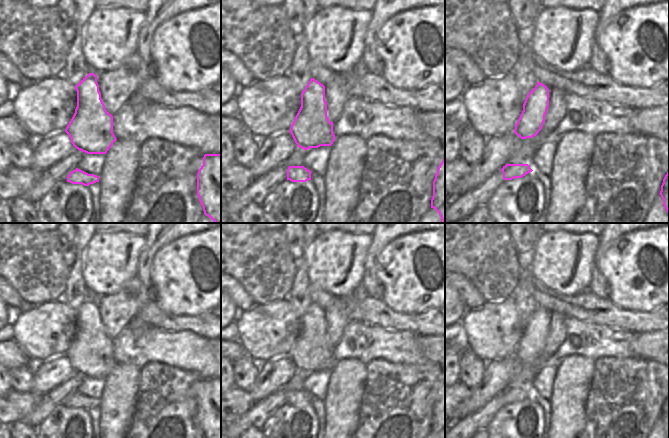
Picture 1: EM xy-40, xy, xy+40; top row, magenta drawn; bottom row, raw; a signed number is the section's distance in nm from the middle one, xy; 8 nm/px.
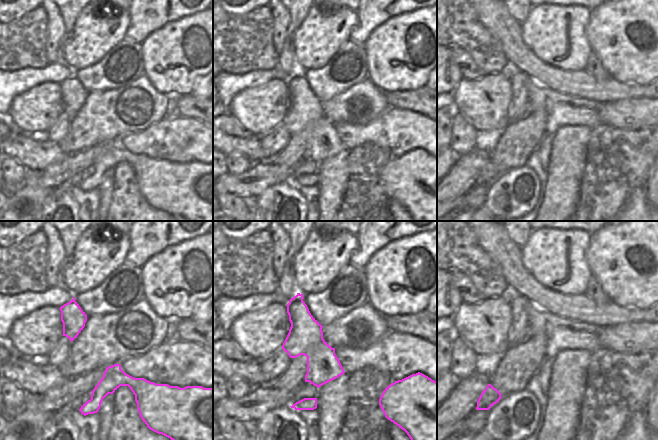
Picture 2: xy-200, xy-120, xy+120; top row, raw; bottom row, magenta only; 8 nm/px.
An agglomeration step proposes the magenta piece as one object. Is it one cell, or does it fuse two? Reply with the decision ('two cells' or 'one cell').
one cell

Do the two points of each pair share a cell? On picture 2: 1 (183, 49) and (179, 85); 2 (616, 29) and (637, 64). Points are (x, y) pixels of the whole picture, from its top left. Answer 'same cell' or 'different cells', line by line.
1: same cell
2: same cell

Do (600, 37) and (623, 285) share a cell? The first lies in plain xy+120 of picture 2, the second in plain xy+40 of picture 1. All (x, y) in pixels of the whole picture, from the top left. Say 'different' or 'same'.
same

